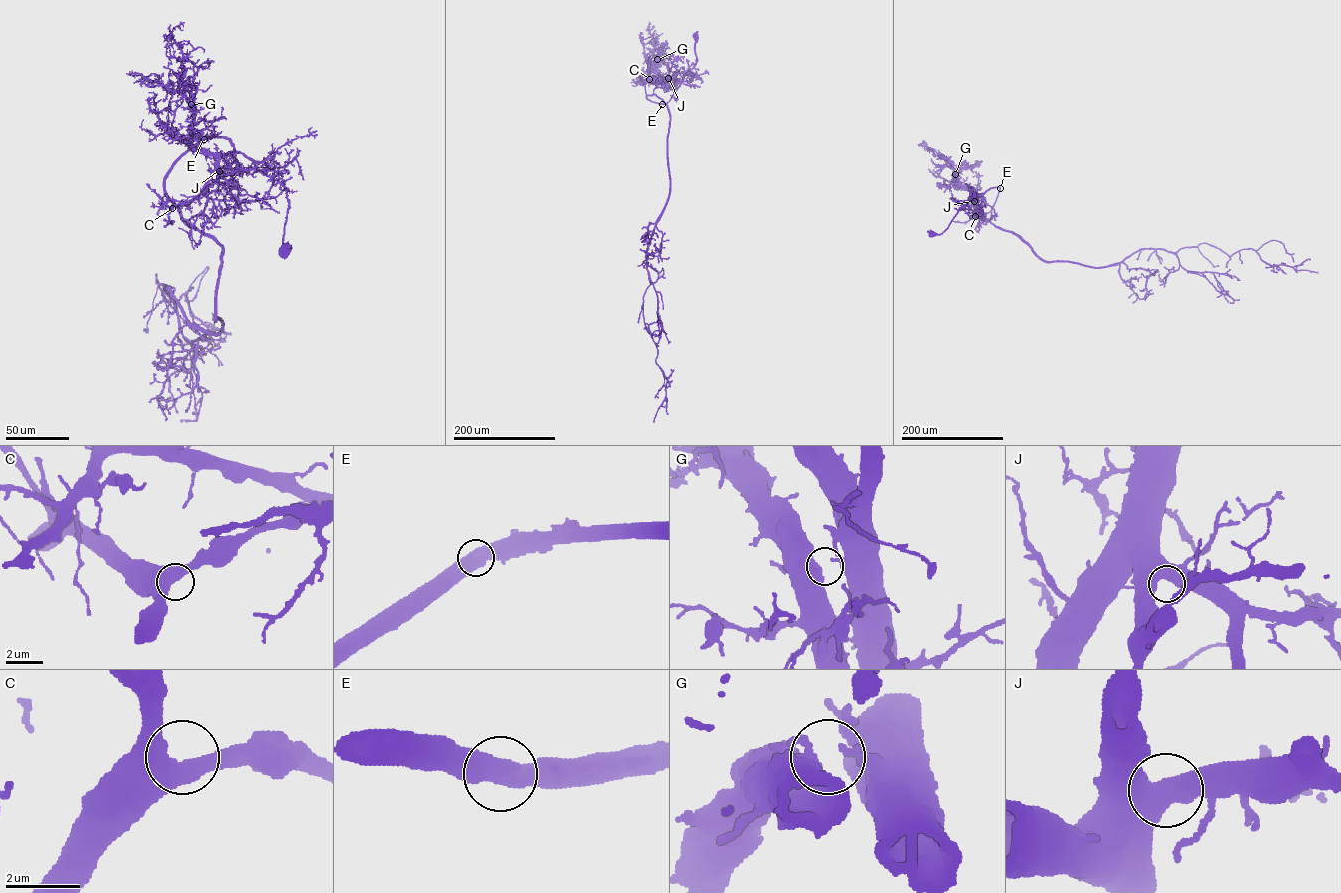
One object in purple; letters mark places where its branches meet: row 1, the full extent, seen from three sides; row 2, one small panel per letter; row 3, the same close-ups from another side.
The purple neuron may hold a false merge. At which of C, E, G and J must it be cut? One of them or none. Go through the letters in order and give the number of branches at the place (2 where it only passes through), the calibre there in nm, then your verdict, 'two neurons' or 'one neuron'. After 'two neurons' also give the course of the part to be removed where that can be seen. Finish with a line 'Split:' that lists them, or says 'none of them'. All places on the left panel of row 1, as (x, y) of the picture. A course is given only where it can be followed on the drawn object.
C: 2 | 600 nm | one neuron
E: 2 | 650 nm | one neuron
G: 2 | 480 nm | one neuron
J: 2 | 650 nm | one neuron
Split: none of them

